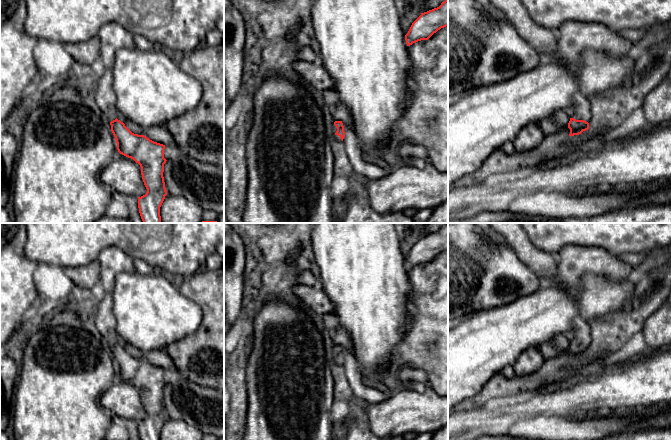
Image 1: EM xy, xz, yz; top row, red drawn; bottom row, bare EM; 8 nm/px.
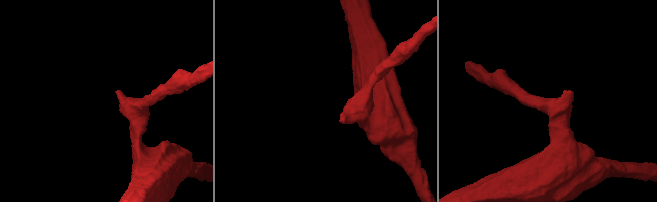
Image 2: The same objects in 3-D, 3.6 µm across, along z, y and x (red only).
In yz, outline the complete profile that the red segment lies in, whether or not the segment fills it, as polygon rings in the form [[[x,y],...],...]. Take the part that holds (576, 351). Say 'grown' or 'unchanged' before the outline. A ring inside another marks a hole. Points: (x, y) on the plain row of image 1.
grown; [[[581,316],[573,319],[573,339],[568,347],[569,360],[579,359],[589,353],[589,346],[592,340],[590,324]]]

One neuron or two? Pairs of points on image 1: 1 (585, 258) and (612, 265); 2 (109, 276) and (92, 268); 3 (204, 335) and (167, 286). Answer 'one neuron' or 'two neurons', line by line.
1: one neuron
2: two neurons
3: two neurons

